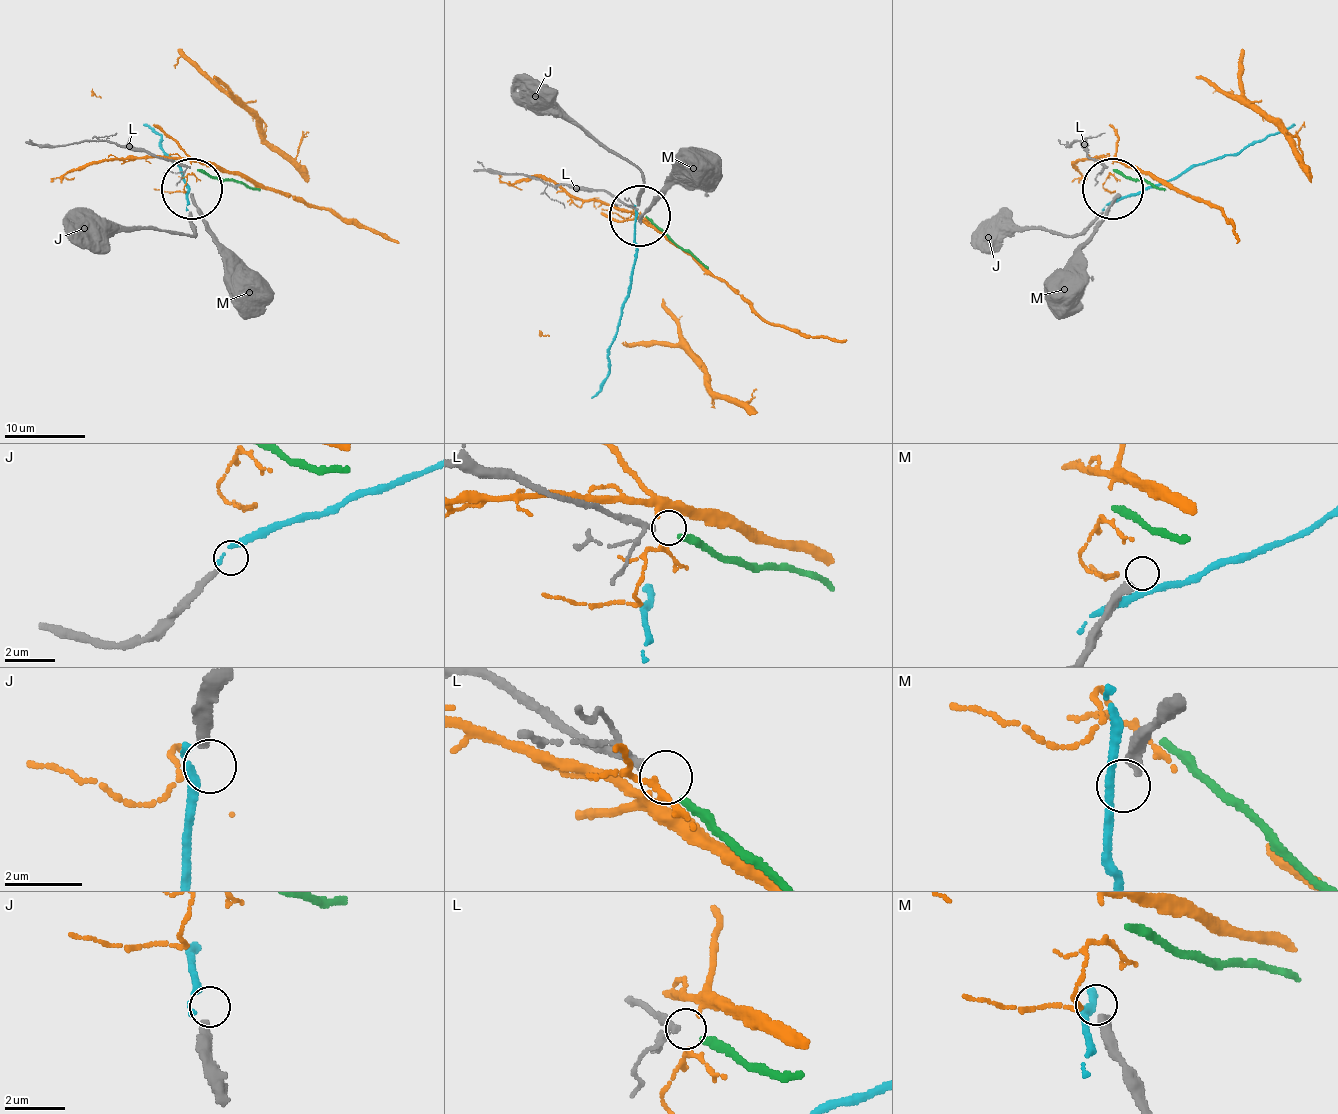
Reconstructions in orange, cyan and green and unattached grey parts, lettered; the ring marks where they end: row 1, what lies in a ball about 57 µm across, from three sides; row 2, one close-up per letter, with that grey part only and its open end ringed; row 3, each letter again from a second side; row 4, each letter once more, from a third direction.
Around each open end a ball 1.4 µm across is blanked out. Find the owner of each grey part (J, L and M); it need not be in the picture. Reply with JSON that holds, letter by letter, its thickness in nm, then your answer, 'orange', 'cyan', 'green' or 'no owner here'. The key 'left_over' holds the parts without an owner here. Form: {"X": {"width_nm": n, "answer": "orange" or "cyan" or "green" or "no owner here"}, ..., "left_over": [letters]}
{"J": {"width_nm": 280, "answer": "no owner here"}, "L": {"width_nm": 130, "answer": "green"}, "M": {"width_nm": 340, "answer": "no owner here"}, "left_over": ["J", "M"]}

